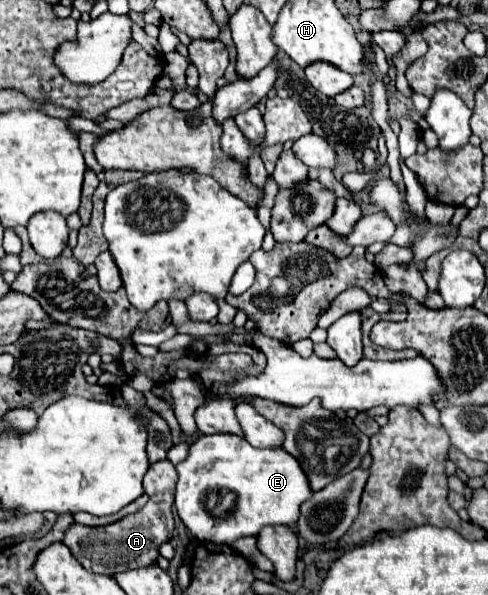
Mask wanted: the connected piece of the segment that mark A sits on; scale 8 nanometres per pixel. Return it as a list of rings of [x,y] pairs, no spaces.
[[[162,460],[150,466],[144,478],[144,494],[150,496],[146,506],[114,524],[108,526],[80,526],[74,524],[66,530],[64,544],[70,548],[74,558],[88,570],[98,572],[102,576],[114,576],[124,572],[126,568],[146,568],[156,564],[158,546],[168,542],[174,532],[174,518],[172,518],[172,500],[174,500],[174,484],[176,484],[176,468],[172,462]]]

